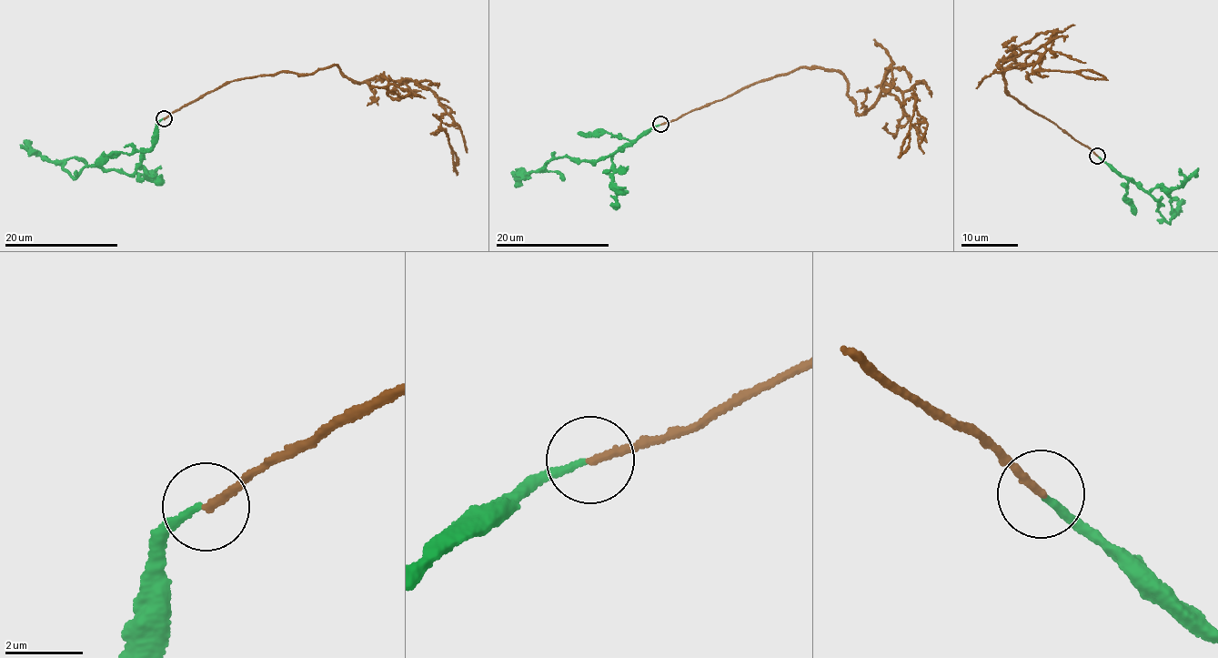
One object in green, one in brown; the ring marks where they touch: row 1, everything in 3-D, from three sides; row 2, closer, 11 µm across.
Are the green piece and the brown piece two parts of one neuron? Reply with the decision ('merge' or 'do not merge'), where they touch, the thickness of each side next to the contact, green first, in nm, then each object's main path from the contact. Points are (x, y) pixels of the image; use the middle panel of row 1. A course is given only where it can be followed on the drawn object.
do not merge; at (660, 124); 160 nm thick on the green side, 200 nm on the other; green runs (660, 124), (627, 146), (593, 161), (578, 161), (567, 156), (548, 160), (541, 170), (519, 177), (515, 187); brown runs (660, 124), (754, 83), (823, 67), (847, 80), (860, 114), (892, 85), (917, 130), (915, 96), (898, 157)

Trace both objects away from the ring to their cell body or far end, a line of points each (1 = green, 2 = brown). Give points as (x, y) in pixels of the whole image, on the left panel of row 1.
1: (163, 118), (134, 174), (88, 167), (82, 167), (74, 177), (61, 165), (48, 162), (32, 151), (25, 141)
2: (163, 118), (222, 85), (335, 65), (358, 84), (377, 75), (426, 86), (444, 110), (440, 119), (456, 176)

